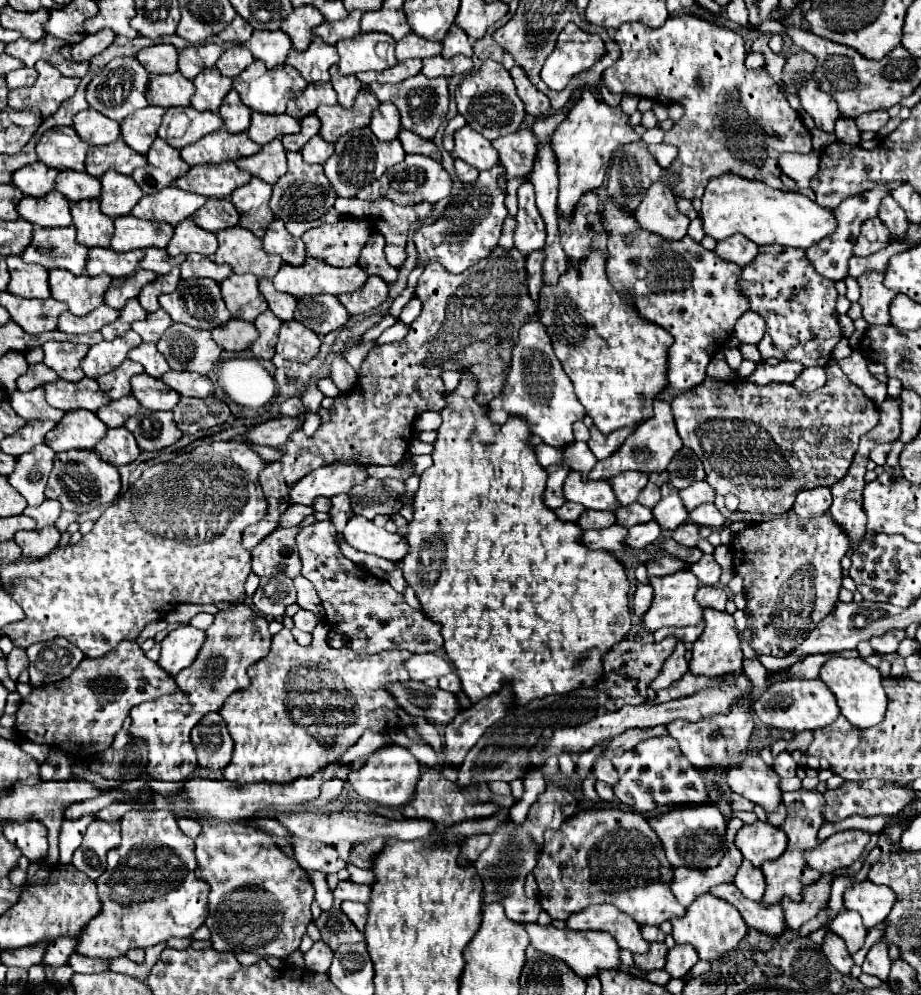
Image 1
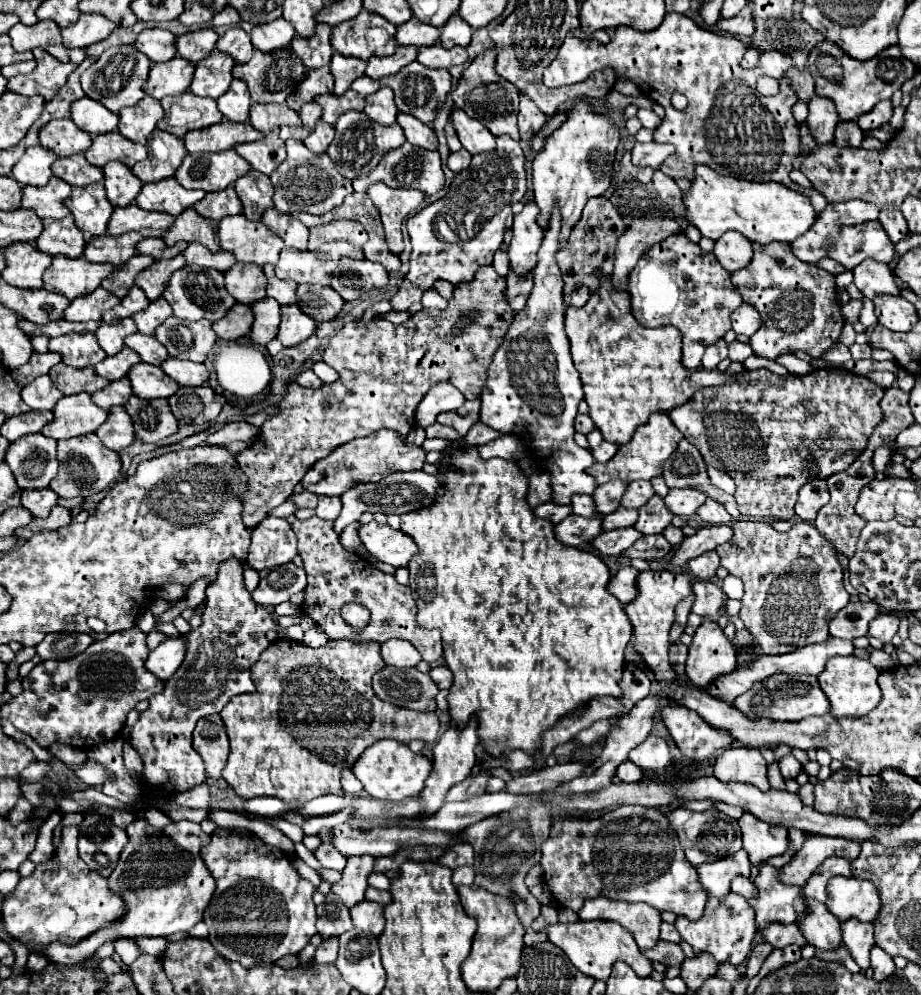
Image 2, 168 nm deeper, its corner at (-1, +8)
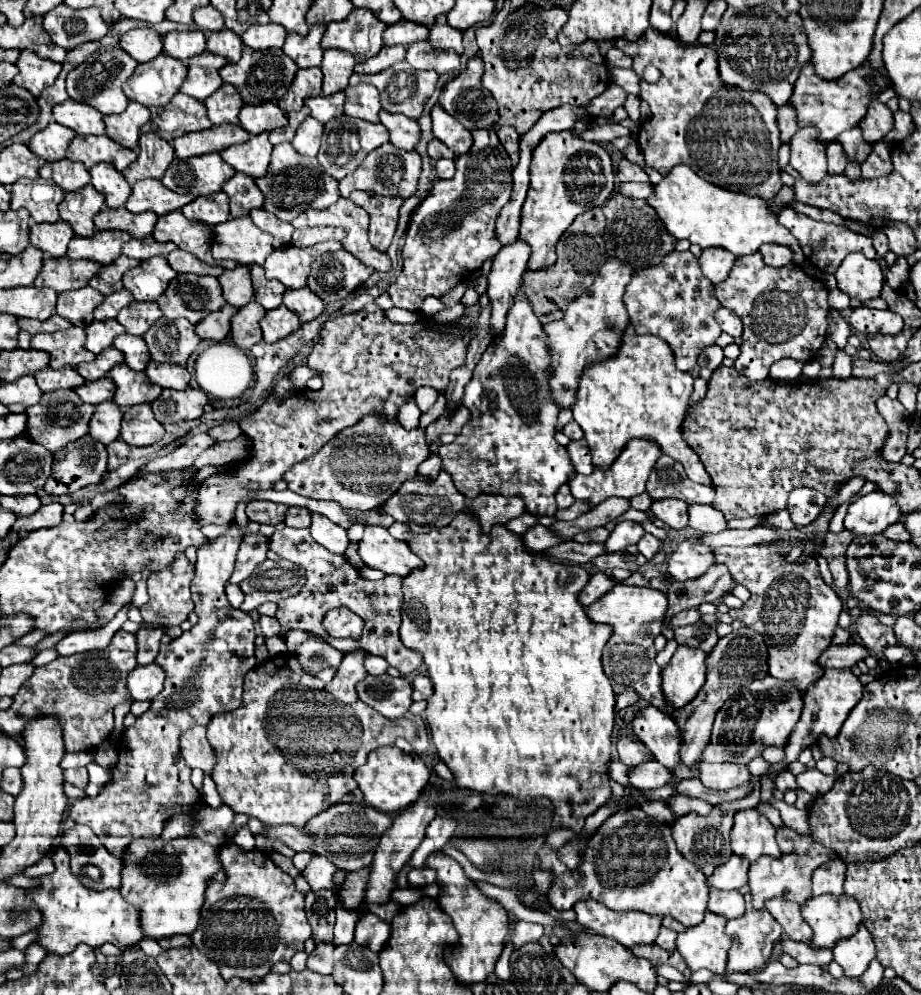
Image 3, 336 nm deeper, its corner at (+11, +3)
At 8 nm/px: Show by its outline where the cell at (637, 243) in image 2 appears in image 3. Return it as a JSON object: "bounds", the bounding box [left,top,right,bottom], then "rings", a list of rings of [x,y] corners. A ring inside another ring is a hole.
{"bounds":[543,258,631,410],"rings":[[[615,258],[607,260],[599,270],[593,286],[587,294],[581,294],[571,306],[561,322],[549,322],[543,326],[547,334],[547,350],[551,354],[551,394],[555,404],[563,410],[569,410],[575,404],[575,390],[579,386],[579,378],[583,370],[595,362],[603,362],[605,358],[615,356],[619,350],[619,342],[623,340],[623,330],[629,324],[629,316],[623,304],[625,286],[631,280],[631,266],[617,262]]]}

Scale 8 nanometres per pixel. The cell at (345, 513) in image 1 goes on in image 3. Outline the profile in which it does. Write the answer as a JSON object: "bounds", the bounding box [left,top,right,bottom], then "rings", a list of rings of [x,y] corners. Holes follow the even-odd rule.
{"bounds":[285,508,311,528],"rings":[[[289,508],[285,516],[285,526],[289,528],[309,528],[311,512],[307,508]]]}

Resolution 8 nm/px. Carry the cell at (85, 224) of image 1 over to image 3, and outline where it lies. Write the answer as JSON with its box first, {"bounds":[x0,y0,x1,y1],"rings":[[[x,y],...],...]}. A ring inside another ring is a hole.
{"bounds":[59,184,103,236],"rings":[[[91,184],[75,192],[65,192],[65,200],[59,206],[61,220],[69,222],[77,236],[91,236],[95,234],[93,216],[101,210],[103,200],[103,194],[99,194]]]}

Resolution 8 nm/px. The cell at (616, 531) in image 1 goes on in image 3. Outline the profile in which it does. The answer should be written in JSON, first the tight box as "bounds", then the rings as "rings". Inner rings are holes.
{"bounds":[523,524,563,554],"rings":[[[541,524],[533,526],[533,528],[523,536],[523,544],[527,546],[527,550],[531,550],[531,552],[535,552],[535,554],[539,554],[539,552],[547,550],[547,546],[555,546],[555,544],[559,544],[559,542],[563,542],[563,540],[557,538],[549,528],[545,528],[545,526],[541,526]]]}

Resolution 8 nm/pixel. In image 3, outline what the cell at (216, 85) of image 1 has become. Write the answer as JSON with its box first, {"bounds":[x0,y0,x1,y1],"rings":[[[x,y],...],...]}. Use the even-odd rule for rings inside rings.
{"bounds":[181,52,227,102],"rings":[[[211,52],[193,56],[191,60],[187,60],[189,74],[181,86],[181,92],[203,102],[215,90],[221,88],[223,80],[219,76],[219,68],[225,64],[227,64],[227,60],[223,56],[215,56]]]}

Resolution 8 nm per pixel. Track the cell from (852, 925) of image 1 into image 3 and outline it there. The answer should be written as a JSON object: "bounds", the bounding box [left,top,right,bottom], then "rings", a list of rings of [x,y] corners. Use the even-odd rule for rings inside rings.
{"bounds":[833,924,875,978],"rings":[[[861,924],[859,932],[847,940],[841,940],[833,948],[835,962],[845,970],[845,976],[849,978],[859,978],[869,962],[875,958],[875,944],[867,928]]]}

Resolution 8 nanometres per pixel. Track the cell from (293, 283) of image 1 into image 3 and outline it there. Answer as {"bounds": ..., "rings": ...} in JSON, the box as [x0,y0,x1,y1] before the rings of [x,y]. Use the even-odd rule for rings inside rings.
{"bounds":[263,240,341,288],"rings":[[[328,240],[306,248],[289,246],[283,250],[273,250],[263,264],[265,276],[279,280],[287,288],[303,288],[307,286],[307,274],[318,254],[335,252],[341,248],[339,241]]]}

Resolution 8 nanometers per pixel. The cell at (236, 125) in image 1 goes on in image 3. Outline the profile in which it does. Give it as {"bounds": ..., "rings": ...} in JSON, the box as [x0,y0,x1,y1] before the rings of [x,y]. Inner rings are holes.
{"bounds":[205,84,243,126],"rings":[[[223,84],[215,94],[205,100],[209,110],[209,120],[219,126],[223,122],[239,124],[239,112],[243,108],[243,98],[231,84]]]}

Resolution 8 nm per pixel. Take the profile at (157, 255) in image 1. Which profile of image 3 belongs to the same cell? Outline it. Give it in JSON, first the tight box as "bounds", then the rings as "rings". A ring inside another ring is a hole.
{"bounds":[123,236,175,260],"rings":[[[147,236],[147,238],[131,238],[127,244],[123,244],[123,254],[129,256],[129,258],[137,258],[137,260],[147,260],[151,256],[157,256],[157,254],[167,254],[167,252],[173,252],[175,250],[175,244],[171,242],[155,242],[153,236]]]}

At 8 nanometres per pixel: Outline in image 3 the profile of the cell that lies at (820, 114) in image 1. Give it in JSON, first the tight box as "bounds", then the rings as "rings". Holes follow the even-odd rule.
{"bounds":[791,128,827,182],"rings":[[[799,128],[791,140],[791,166],[801,174],[805,182],[821,182],[827,176],[825,146],[815,140],[817,130]]]}

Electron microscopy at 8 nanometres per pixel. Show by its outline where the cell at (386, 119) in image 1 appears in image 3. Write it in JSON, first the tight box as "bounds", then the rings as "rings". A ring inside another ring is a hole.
{"bounds":[345,82,381,122],"rings":[[[359,82],[355,86],[349,86],[345,90],[345,114],[353,116],[353,118],[361,118],[367,122],[379,122],[379,110],[381,110],[381,102],[379,102],[379,92],[375,90],[375,86],[367,84],[367,82]]]}

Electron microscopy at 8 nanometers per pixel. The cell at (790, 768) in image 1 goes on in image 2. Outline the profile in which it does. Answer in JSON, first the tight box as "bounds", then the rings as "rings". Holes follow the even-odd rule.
{"bounds":[779,753,801,779],"rings":[[[787,753],[787,755],[781,757],[781,761],[779,761],[779,769],[781,769],[781,775],[783,775],[785,779],[795,779],[795,777],[799,775],[799,771],[801,771],[801,763],[799,763],[791,753]]]}

